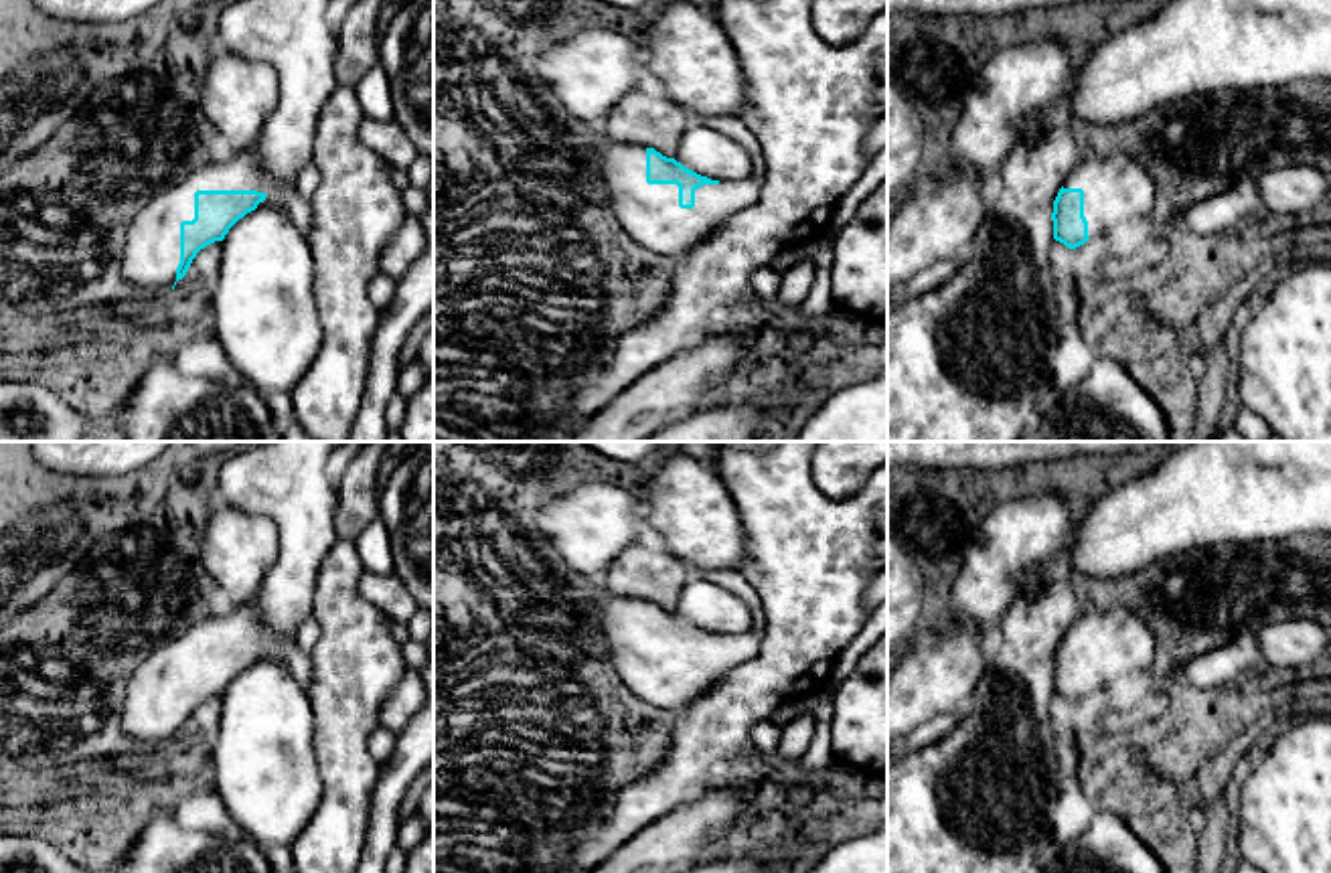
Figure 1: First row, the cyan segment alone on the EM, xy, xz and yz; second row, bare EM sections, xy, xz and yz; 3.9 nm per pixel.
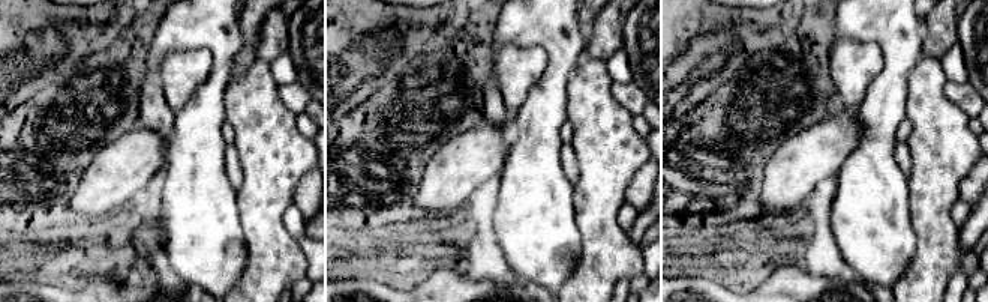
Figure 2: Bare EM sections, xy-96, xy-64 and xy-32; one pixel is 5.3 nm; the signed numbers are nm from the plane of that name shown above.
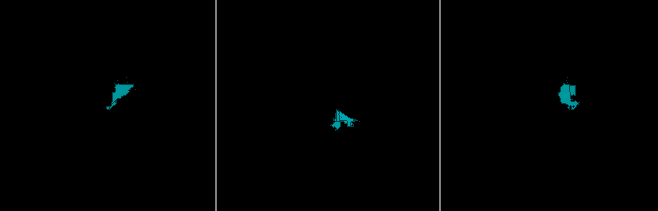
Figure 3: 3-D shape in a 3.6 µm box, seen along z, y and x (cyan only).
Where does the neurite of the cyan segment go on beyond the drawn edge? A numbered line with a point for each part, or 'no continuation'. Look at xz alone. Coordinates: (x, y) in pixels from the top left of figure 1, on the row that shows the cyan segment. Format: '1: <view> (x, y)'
1: xz (649, 213)

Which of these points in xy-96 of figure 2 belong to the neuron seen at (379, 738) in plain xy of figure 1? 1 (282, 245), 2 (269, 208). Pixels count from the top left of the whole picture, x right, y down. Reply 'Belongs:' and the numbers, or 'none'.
Belongs: none

